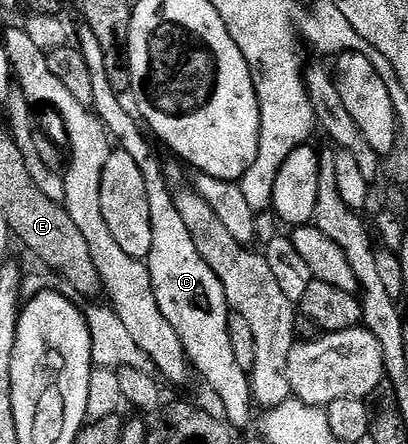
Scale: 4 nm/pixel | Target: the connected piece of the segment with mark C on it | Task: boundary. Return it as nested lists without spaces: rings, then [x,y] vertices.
[[[84,25],[78,27],[75,39],[78,39],[76,42],[79,44],[81,56],[85,58],[85,64],[91,73],[92,110],[110,136],[114,140],[121,139],[120,150],[126,151],[135,161],[135,165],[139,165],[147,189],[147,205],[151,205],[151,253],[147,266],[151,285],[155,289],[155,301],[159,301],[159,313],[163,313],[163,317],[171,321],[171,329],[179,333],[179,341],[192,370],[196,374],[198,371],[205,378],[206,385],[217,394],[230,428],[245,427],[249,423],[249,414],[255,411],[255,407],[249,392],[246,368],[241,367],[239,361],[235,361],[235,353],[231,349],[231,308],[225,300],[221,282],[215,277],[211,265],[207,265],[207,261],[199,257],[199,249],[195,249],[191,233],[187,233],[187,229],[182,227],[176,200],[171,191],[169,195],[165,188],[159,163],[152,147],[145,140],[146,132],[135,118],[134,112],[121,104],[121,99],[109,80],[112,78],[110,72],[105,70],[105,54],[103,49],[99,49],[99,41],[95,41],[95,33],[91,33],[91,29]]]

